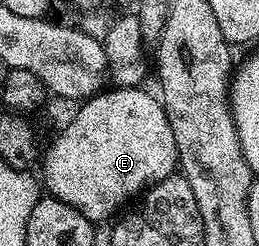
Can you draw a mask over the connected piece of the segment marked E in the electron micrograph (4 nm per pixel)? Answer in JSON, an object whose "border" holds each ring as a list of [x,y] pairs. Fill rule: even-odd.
{"border":[[[115,86],[112,89],[112,92],[103,90],[84,99],[76,107],[80,108],[76,110],[75,117],[60,130],[59,137],[48,148],[46,145],[41,156],[42,187],[55,199],[73,206],[73,210],[77,210],[86,220],[92,222],[110,221],[130,196],[138,197],[151,185],[172,175],[176,171],[179,159],[173,130],[169,126],[162,99],[158,95],[150,96],[143,86]]]}

